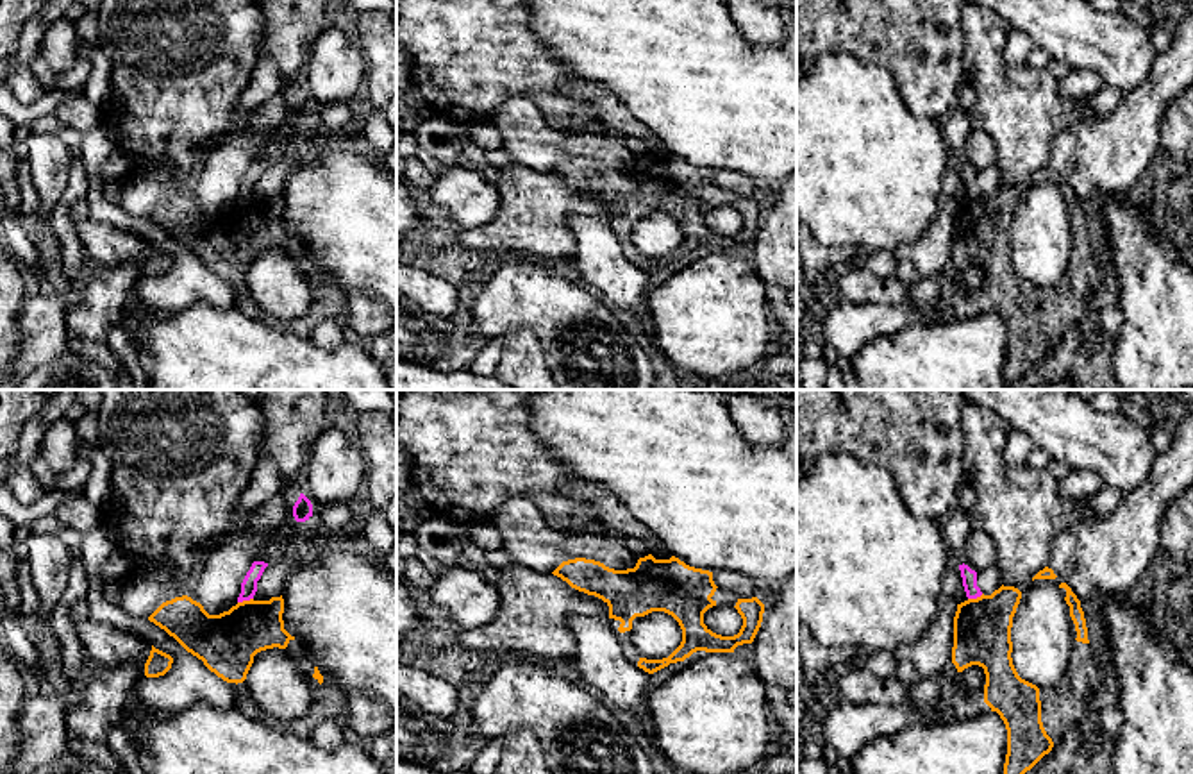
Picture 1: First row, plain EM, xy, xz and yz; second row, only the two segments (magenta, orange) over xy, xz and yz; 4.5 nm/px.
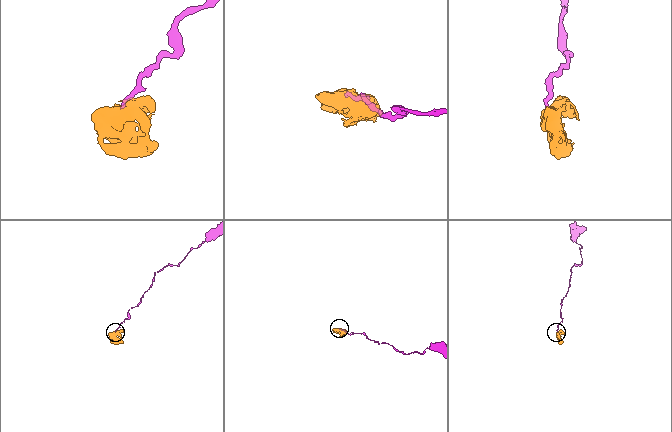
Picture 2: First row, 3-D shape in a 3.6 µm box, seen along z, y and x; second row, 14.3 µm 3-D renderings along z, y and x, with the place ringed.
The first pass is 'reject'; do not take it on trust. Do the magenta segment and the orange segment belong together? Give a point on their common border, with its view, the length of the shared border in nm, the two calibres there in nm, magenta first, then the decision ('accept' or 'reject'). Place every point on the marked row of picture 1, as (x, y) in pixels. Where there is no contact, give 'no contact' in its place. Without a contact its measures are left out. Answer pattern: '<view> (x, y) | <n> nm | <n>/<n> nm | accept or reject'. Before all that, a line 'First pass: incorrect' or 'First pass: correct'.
First pass: correct
xy (245, 599) | 80 nm | 80/260 nm | reject

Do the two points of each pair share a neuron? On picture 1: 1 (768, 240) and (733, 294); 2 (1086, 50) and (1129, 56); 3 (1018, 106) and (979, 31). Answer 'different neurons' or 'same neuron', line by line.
1: different neurons
2: same neuron
3: same neuron

